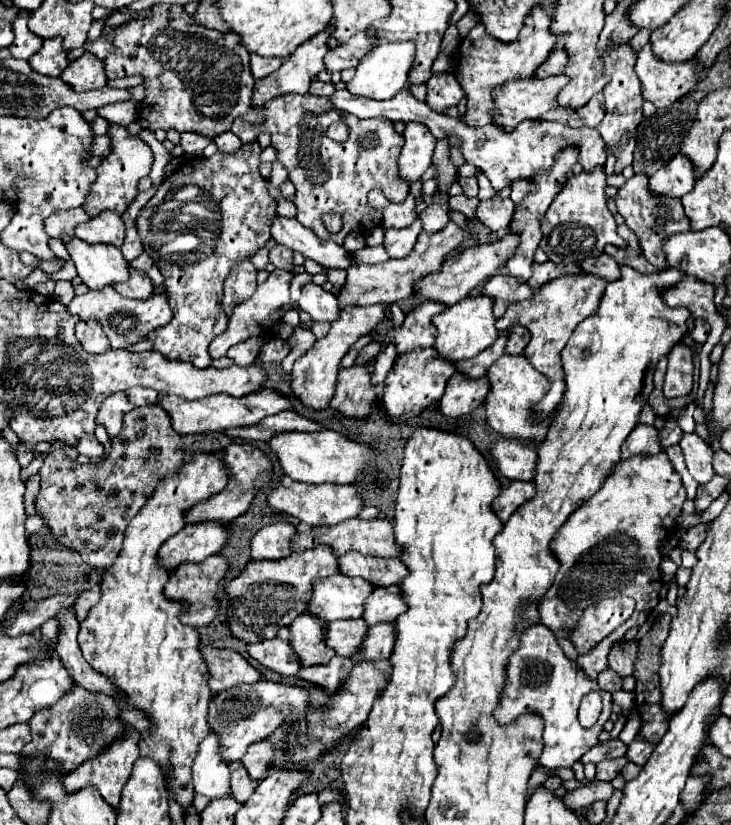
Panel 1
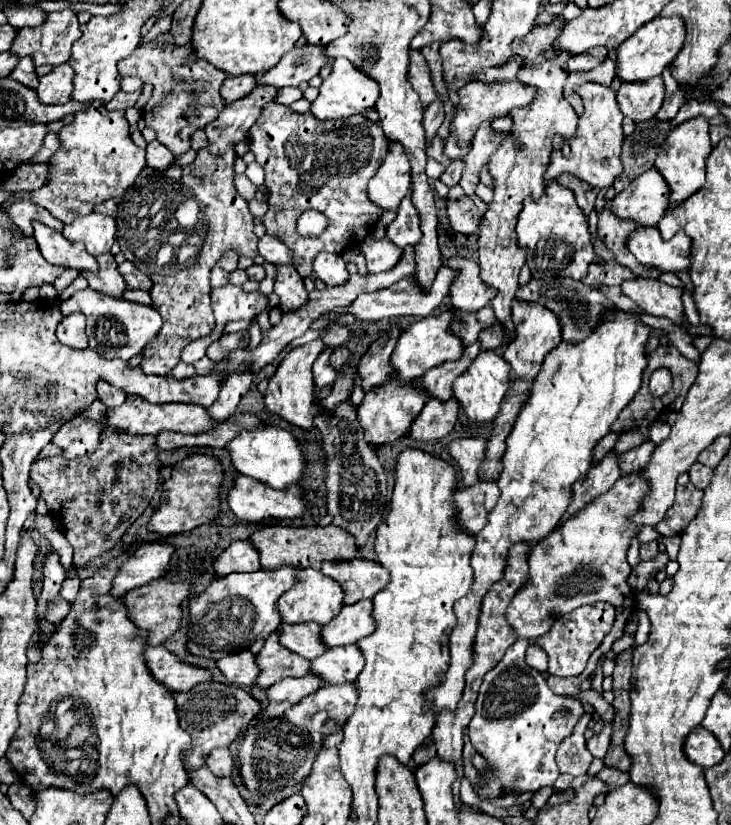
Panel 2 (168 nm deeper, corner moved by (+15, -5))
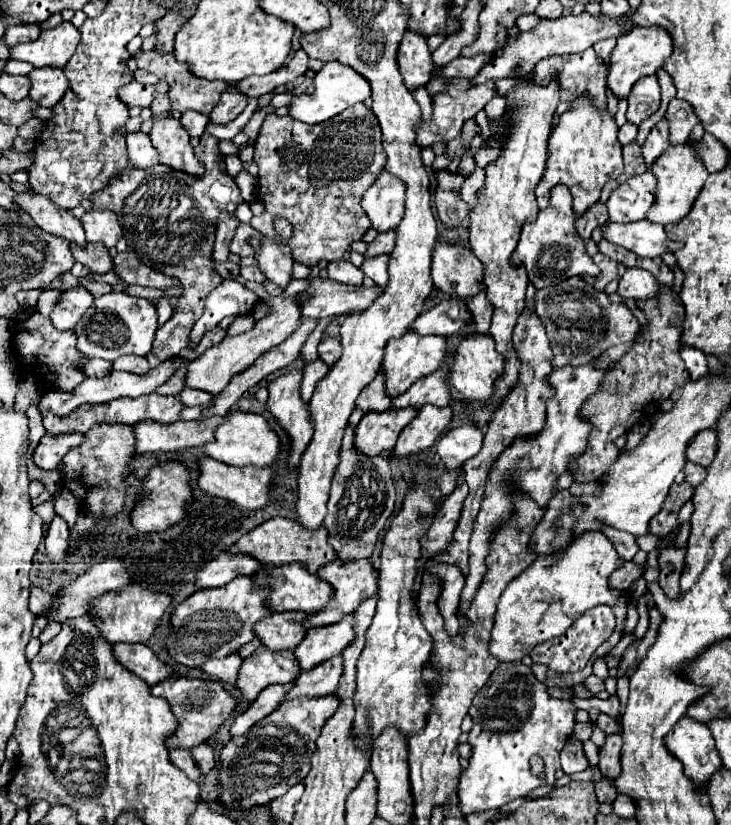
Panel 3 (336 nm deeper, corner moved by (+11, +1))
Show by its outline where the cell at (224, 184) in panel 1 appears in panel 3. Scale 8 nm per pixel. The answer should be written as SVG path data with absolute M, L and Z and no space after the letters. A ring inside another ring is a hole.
M204 133L196 147L196 157L206 167L202 179L186 175L182 171L172 171L166 165L160 165L160 173L156 173L156 167L128 167L124 169L124 173L120 173L120 177L116 177L116 181L112 181L112 185L108 185L108 189L100 189L100 193L92 193L90 197L92 209L110 209L118 215L130 251L138 253L140 259L152 269L168 277L176 277L180 281L180 287L184 289L184 295L178 299L178 313L156 331L152 351L146 357L152 367L190 347L188 337L192 325L200 319L200 313L204 313L204 297L222 281L222 277L216 275L212 267L216 215L222 211L234 213L236 203L240 203L242 197L234 179L218 169L222 153L214 151L218 151L218 139ZM180 193L188 193L188 197L194 201L194 209L190 209L182 217L176 217L172 215L174 197L178 197Z

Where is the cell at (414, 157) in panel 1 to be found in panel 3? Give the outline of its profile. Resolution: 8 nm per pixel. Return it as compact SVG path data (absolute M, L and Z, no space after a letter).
M382 171L376 183L364 193L362 209L366 211L372 229L378 233L396 229L404 217L404 183Z

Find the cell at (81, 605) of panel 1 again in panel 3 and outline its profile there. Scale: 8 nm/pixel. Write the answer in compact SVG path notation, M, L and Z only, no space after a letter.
M30 585L30 599L28 599L28 609L32 611L32 613L42 613L44 611L44 607L48 605L52 601L52 595L50 593L46 593L46 591L42 591L40 587L36 587L36 585Z

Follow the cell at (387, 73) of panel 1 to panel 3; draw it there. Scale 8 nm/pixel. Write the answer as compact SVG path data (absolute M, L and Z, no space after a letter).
M330 61L316 73L316 77L314 77L314 93L296 95L290 101L288 115L292 119L296 119L296 121L316 125L316 123L322 123L322 121L342 113L344 109L348 109L354 103L360 103L360 101L364 101L368 97L370 97L370 87L368 87L368 81L364 77L360 77L360 73L352 71L348 65L342 65L338 61Z

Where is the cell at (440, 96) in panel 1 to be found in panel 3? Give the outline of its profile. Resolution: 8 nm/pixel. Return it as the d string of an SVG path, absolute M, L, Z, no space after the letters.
M412 31L404 33L404 39L400 41L400 49L398 49L398 65L404 77L404 85L410 91L430 81L434 63L426 39L420 37L420 33L412 33Z

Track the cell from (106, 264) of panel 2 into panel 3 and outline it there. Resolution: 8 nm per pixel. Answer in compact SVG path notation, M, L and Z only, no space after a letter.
M70 243L70 249L76 261L86 265L90 273L106 273L112 269L112 259L108 255L108 249L100 243L86 243L84 247Z

